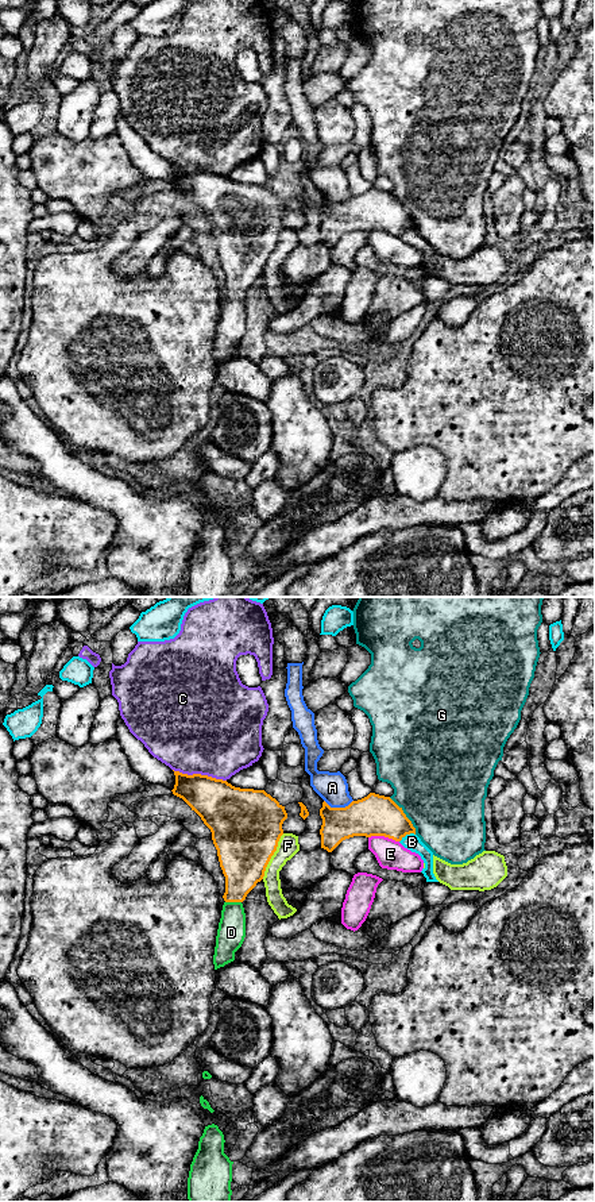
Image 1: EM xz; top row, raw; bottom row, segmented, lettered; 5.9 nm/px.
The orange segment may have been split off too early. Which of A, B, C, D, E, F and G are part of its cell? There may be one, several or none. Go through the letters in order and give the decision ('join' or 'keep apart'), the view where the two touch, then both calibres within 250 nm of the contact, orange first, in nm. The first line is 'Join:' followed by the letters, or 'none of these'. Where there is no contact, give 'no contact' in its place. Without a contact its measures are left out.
Join: D
A: keep apart; meets orange in xz; 240 nm thick on the orange side, 180 nm on the other
B: keep apart; meets orange in xz; 240 nm thick on the orange side, 100 nm on the other
C: keep apart; meets orange in xz; 280 nm thick on the orange side, 500 nm on the other
D: join; meets orange in xz; 280 nm thick on the orange side, 170 nm on the other
E: keep apart; meets orange in xz; 240 nm thick on the orange side, 170 nm on the other
F: keep apart; meets orange in xz; 420 nm thick on the orange side, 130 nm on the other
G: keep apart; meets orange in xz; 240 nm thick on the orange side, 480 nm on the other

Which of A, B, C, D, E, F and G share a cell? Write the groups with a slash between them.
A / B / C / D / E / F / G

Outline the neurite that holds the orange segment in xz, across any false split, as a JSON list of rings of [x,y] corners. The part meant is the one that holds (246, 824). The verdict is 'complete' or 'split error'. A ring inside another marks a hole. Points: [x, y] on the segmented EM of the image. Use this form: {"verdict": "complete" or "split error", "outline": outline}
{"verdict": "split error", "outline": [[[174,771],[174,795],[182,798],[212,832],[220,867],[225,877],[224,905],[219,922],[213,955],[215,970],[235,960],[235,952],[246,937],[246,913],[243,901],[264,877],[266,867],[277,851],[283,835],[282,824],[287,818],[285,806],[264,790],[235,787],[227,781],[201,774]]]}

